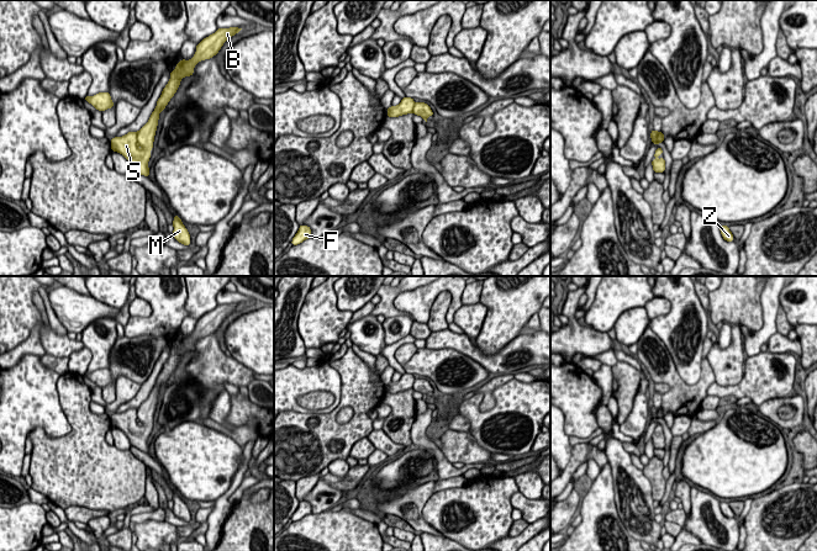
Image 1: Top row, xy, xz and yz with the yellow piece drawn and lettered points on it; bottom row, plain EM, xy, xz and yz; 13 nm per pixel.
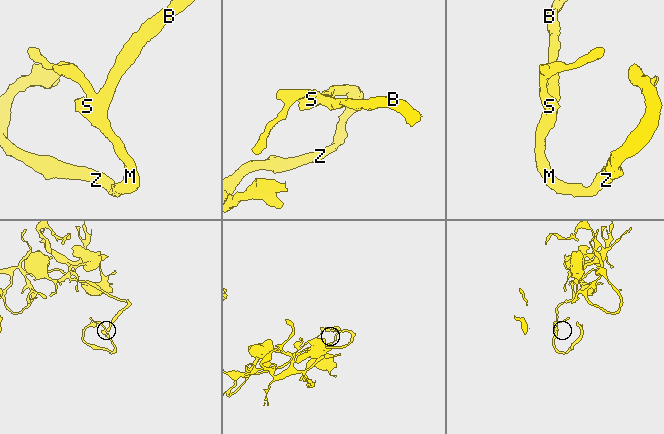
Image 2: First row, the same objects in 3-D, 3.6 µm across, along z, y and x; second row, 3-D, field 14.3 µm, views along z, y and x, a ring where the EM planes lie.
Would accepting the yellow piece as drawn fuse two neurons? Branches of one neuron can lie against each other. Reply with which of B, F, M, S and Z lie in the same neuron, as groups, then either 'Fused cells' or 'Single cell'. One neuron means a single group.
Groups: B F M S Z. Single cell

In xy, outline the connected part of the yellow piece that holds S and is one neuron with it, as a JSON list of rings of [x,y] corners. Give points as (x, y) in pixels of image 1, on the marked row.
[[[217,28],[217,31],[204,38],[196,46],[196,52],[190,60],[181,59],[174,70],[170,71],[170,79],[157,101],[148,122],[138,132],[128,132],[122,137],[111,139],[111,150],[122,154],[130,163],[131,170],[149,178],[148,161],[153,150],[154,136],[158,126],[159,113],[176,92],[180,80],[194,74],[195,65],[205,59],[210,59],[218,53],[223,43],[242,28]]]

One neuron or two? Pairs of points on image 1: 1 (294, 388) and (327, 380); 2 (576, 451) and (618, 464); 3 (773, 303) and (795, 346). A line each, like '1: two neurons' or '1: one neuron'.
1: one neuron
2: two neurons
3: two neurons

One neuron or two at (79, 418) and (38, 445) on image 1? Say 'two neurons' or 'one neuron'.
one neuron

